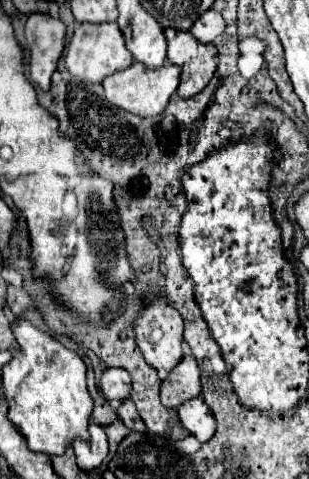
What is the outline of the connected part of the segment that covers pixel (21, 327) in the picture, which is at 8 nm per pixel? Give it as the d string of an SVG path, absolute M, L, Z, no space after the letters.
M17 316L11 328L19 352L3 366L1 390L9 404L7 418L19 428L33 452L43 452L47 456L63 454L65 446L75 438L89 438L87 424L93 400L87 392L85 362L23 316Z

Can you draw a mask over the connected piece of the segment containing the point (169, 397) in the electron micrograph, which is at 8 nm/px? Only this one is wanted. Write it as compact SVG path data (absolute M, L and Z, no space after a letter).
M187 354L161 382L161 402L167 408L177 408L185 400L197 398L199 394L201 394L199 368L197 368L195 358Z

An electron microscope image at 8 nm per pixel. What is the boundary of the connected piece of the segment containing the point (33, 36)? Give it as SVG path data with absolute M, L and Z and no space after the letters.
M31 14L25 24L25 38L29 48L29 74L31 80L49 90L51 74L57 68L57 60L63 52L65 26L45 14Z

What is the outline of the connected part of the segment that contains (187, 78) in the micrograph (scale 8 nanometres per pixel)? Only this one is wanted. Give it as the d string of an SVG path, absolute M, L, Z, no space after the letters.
M165 30L167 38L167 60L181 66L181 84L177 88L179 98L191 98L203 90L215 74L215 54L213 44L201 44L191 32Z

